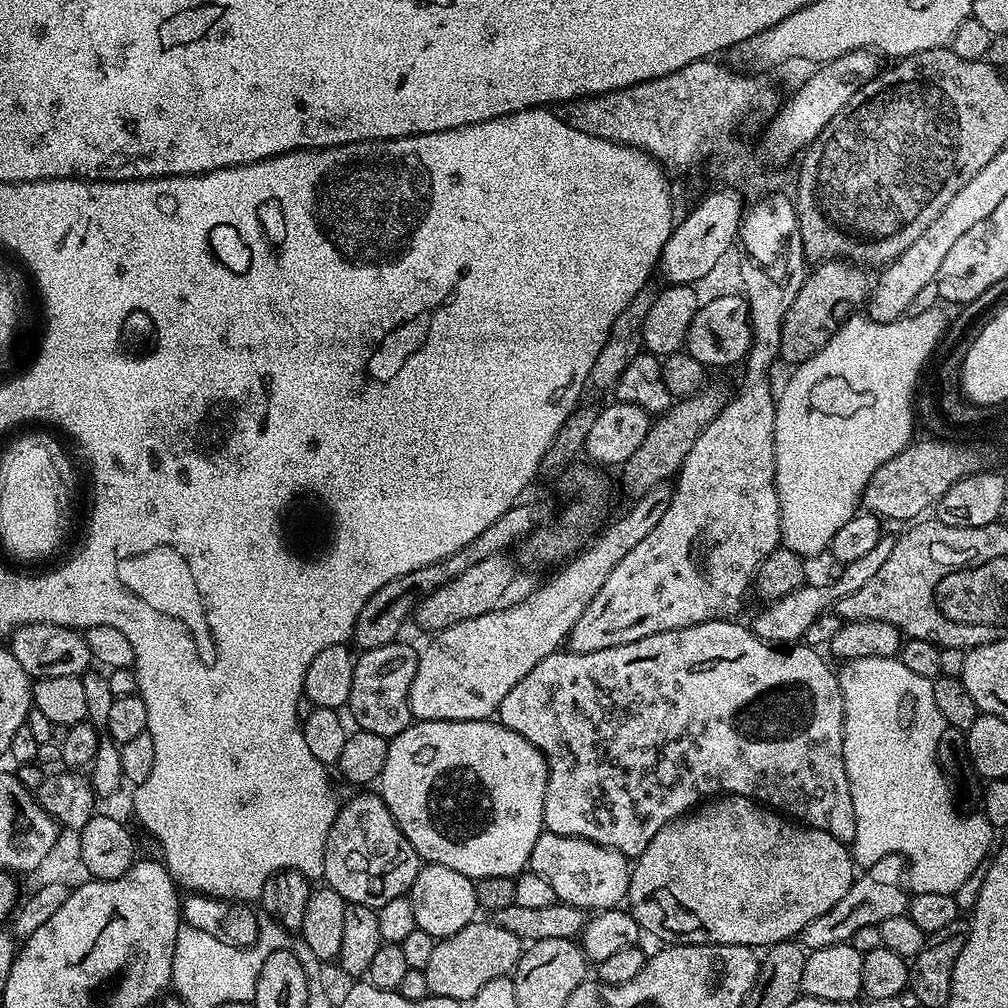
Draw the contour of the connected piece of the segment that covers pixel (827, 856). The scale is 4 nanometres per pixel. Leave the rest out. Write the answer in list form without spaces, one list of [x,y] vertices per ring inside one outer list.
[[[731,794],[709,799],[707,802],[701,803],[695,810],[662,826],[662,830],[658,830],[658,834],[654,834],[650,846],[646,846],[646,850],[642,850],[642,854],[635,857],[631,870],[632,877],[626,904],[632,917],[640,923],[641,929],[647,935],[649,932],[650,935],[657,936],[658,939],[664,940],[660,942],[668,946],[674,944],[745,944],[753,950],[764,950],[771,945],[781,944],[784,940],[799,937],[802,929],[810,926],[810,922],[814,922],[814,918],[822,918],[822,914],[826,914],[826,910],[830,910],[834,906],[838,906],[838,902],[842,902],[846,890],[850,890],[852,881],[858,875],[858,868],[853,861],[849,845],[822,830],[793,822],[781,813],[755,800]]]

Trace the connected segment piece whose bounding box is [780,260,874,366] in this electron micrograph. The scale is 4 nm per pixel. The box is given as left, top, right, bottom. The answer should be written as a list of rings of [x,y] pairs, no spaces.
[[[828,260],[819,263],[807,273],[802,290],[798,290],[798,298],[786,310],[786,318],[780,327],[780,360],[783,363],[799,366],[805,364],[857,311],[856,308],[867,301],[874,283],[863,267],[847,260]]]

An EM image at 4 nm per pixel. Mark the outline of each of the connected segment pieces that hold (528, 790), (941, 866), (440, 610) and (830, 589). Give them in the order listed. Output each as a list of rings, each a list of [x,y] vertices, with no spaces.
[[[495,719],[487,720],[416,720],[402,734],[388,740],[386,766],[382,766],[382,774],[378,781],[378,794],[386,802],[394,822],[400,827],[400,833],[414,846],[421,861],[438,866],[450,866],[450,870],[458,870],[458,874],[471,876],[473,881],[487,876],[517,877],[529,867],[534,842],[538,842],[544,827],[544,803],[546,802],[546,782],[548,781],[548,764],[544,755],[535,748],[522,734],[510,730]]]
[[[896,656],[858,658],[841,663],[839,667],[838,677],[844,703],[842,758],[846,772],[856,772],[856,780],[864,780],[863,867],[874,866],[874,862],[887,856],[898,856],[906,861],[906,884],[913,893],[947,896],[959,893],[959,888],[976,871],[977,875],[989,859],[994,848],[994,829],[979,811],[961,810],[958,807],[940,770],[936,751],[938,738],[942,738],[946,725],[934,702],[932,680],[914,674]]]
[[[511,555],[491,556],[466,570],[458,578],[446,582],[429,596],[423,597],[417,604],[414,620],[417,620],[428,634],[435,634],[444,628],[454,626],[463,620],[478,618],[482,614],[490,614],[495,608],[505,603],[504,595],[512,588],[516,580],[516,564]]]
[[[888,534],[881,535],[878,546],[870,550],[862,558],[857,558],[854,562],[844,565],[842,574],[837,580],[823,582],[824,584],[816,585],[812,582],[805,583],[803,588],[794,590],[782,598],[773,600],[763,605],[764,609],[750,621],[752,633],[759,640],[764,640],[773,646],[791,646],[797,642],[803,641],[806,630],[818,619],[819,616],[825,615],[835,605],[837,600],[841,600],[846,594],[854,594],[854,590],[862,590],[866,582],[878,572],[879,567],[890,558],[894,540]]]

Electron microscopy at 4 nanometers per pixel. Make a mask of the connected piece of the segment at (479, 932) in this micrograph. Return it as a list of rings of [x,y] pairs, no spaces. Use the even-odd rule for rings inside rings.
[[[470,923],[458,930],[458,934],[437,939],[434,954],[424,968],[431,995],[467,1002],[486,986],[486,982],[494,982],[494,978],[507,976],[515,969],[522,951],[521,939],[496,923],[480,923]]]

